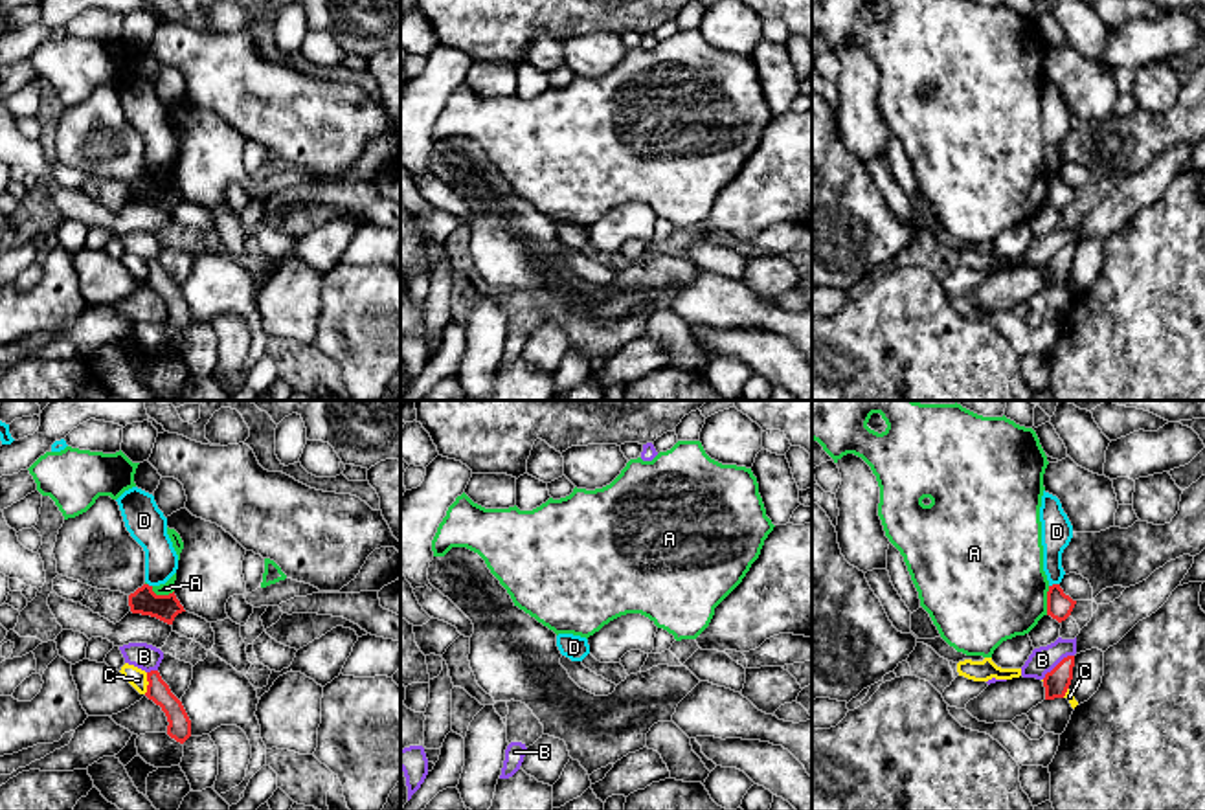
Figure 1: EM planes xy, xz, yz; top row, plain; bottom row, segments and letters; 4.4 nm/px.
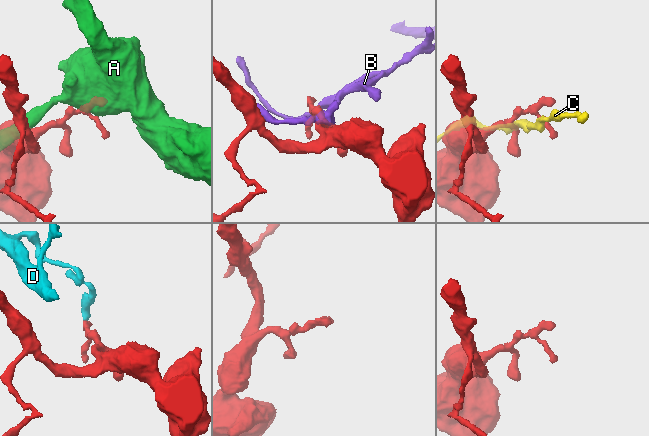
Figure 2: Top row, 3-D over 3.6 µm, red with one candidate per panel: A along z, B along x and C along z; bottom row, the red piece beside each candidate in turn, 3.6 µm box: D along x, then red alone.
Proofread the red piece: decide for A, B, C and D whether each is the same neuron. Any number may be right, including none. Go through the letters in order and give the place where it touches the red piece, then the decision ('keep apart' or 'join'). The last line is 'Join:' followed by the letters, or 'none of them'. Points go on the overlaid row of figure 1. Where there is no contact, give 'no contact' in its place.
A: contact yz (1047, 601); keep apart
B: contact yz (1058, 663); keep apart
C: contact xy (149, 684); keep apart
D: contact yz (1053, 584); keep apart
Join: none of them

